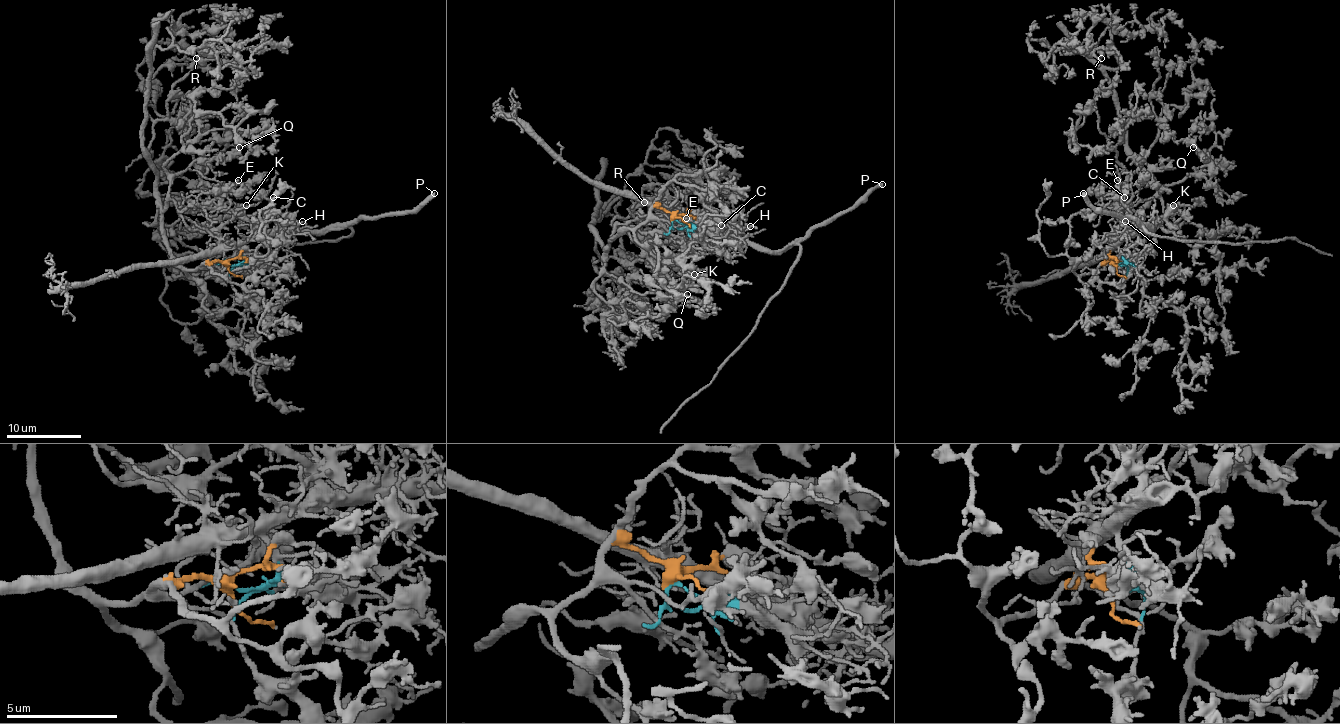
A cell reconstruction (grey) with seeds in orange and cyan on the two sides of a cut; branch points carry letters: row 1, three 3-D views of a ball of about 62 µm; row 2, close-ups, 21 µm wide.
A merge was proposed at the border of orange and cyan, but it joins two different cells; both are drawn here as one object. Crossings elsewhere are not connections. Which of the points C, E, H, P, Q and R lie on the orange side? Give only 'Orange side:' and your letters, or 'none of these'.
Orange side: C, Q, R

